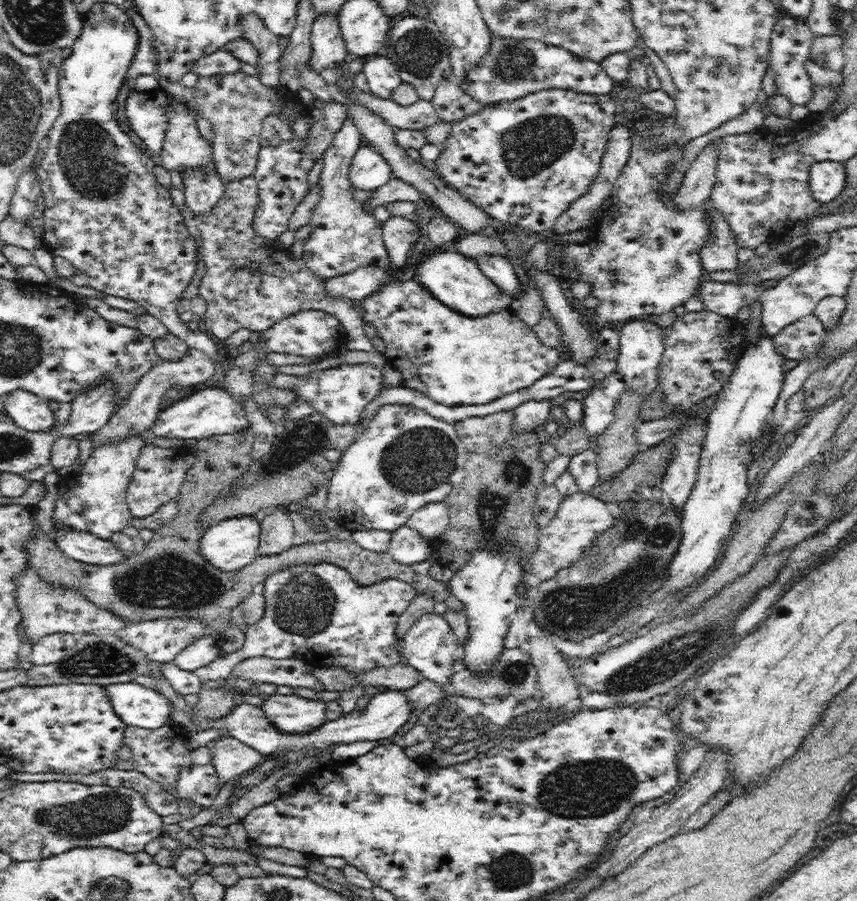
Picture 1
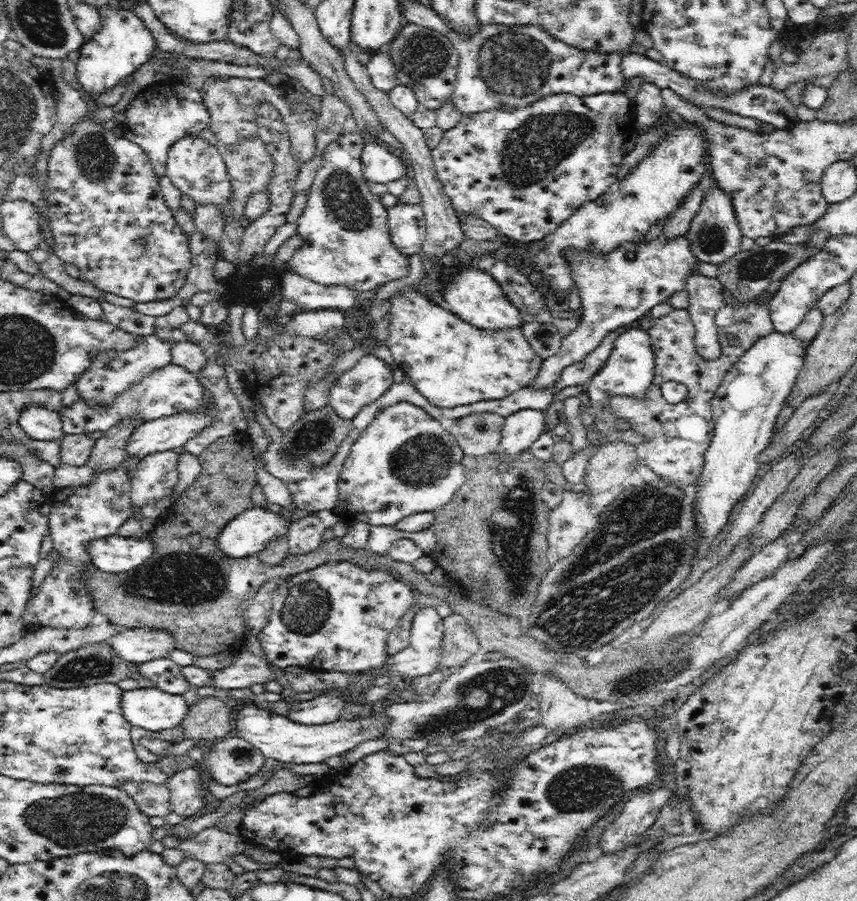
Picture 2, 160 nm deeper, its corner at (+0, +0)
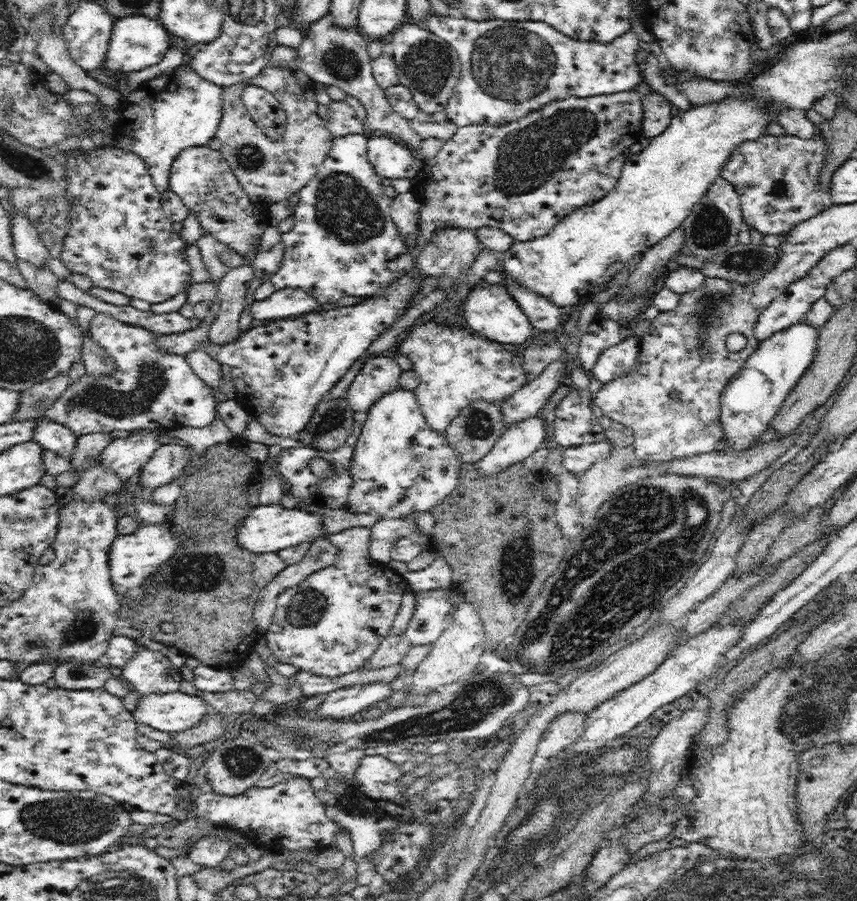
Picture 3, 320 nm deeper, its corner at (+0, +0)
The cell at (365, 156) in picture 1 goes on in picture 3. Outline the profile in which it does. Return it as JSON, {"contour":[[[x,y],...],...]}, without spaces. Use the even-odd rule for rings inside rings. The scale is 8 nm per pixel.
{"contour":[[[386,137],[367,139],[366,154],[374,173],[382,180],[408,178],[418,180],[422,163],[408,149]]]}

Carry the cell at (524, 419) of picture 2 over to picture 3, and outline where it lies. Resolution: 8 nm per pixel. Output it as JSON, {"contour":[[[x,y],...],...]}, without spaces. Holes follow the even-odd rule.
{"contour":[[[539,415],[508,423],[490,453],[477,464],[485,474],[490,474],[524,461],[544,444],[544,430],[544,420]]]}

